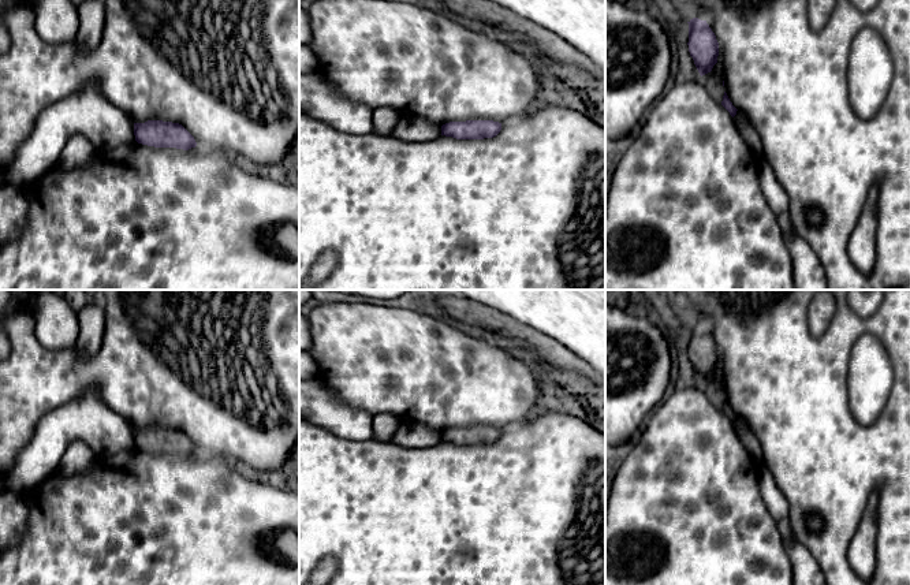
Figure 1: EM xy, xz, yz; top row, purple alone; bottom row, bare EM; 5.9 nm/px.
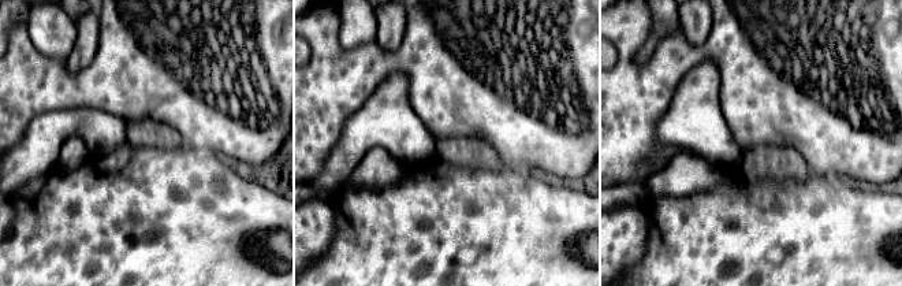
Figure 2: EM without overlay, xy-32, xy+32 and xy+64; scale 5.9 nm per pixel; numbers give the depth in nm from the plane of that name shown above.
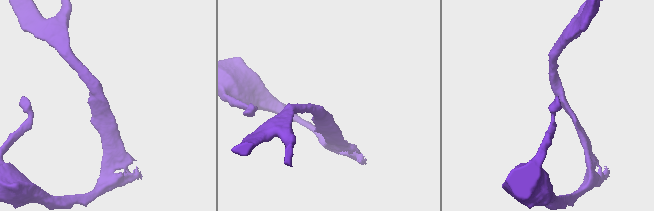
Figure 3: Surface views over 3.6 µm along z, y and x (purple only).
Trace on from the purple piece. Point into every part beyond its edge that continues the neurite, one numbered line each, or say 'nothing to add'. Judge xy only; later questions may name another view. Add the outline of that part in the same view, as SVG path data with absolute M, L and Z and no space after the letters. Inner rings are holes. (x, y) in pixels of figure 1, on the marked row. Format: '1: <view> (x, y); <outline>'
nothing to add

